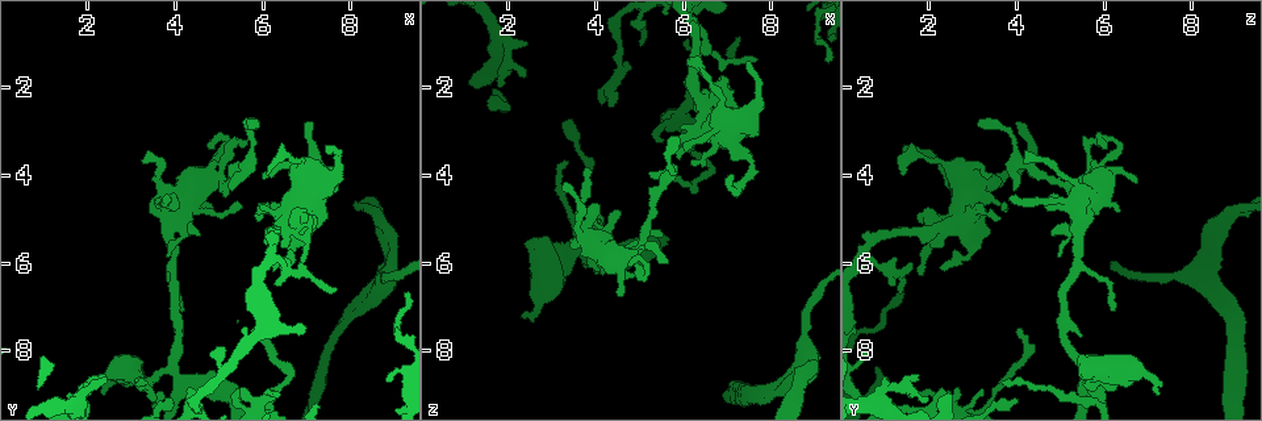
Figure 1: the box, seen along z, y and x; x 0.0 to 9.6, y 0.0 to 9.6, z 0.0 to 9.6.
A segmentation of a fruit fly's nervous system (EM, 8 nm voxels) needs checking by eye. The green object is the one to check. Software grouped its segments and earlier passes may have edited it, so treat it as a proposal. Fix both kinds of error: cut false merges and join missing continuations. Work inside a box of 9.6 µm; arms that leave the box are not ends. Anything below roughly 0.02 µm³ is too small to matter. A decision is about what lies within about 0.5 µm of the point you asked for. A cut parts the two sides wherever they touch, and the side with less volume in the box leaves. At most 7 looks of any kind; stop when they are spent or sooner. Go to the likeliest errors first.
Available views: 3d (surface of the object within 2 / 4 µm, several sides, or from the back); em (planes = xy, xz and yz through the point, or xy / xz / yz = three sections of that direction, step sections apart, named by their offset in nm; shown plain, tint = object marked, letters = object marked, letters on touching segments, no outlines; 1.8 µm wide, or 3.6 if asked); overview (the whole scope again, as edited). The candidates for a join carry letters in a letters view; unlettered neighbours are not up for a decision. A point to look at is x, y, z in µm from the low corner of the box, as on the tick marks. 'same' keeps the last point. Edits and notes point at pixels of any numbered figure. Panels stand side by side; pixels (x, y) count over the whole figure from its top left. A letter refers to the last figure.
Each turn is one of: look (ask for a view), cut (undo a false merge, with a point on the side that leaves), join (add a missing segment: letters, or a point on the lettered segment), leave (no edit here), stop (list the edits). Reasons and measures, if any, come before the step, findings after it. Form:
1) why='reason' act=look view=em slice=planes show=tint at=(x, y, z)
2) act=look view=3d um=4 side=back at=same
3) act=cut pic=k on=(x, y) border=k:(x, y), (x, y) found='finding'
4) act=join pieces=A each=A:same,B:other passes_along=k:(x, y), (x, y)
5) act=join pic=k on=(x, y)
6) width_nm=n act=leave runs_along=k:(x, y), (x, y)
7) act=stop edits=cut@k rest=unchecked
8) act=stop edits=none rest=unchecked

why='thick turns thin' act=look view=em um=3.6 slice=planes show=tint at=(3.05, 8.50, 6.25)

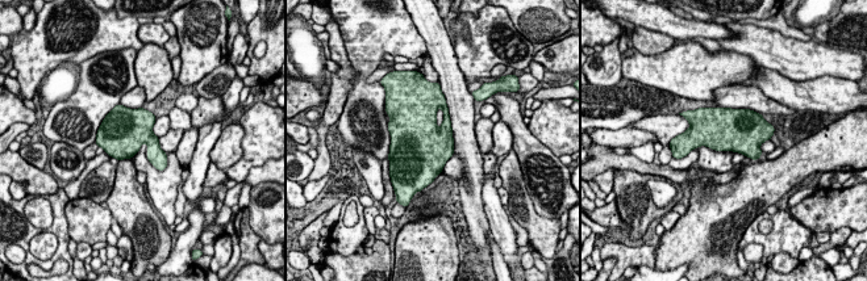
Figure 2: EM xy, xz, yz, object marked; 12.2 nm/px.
why='see the neighbours' act=look view=em um=3.6 slice=planes show=letters at=same

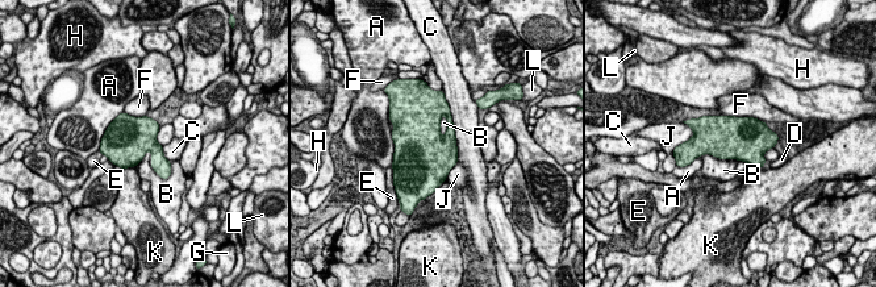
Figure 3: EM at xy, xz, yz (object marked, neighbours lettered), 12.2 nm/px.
act=leave each=A:other,B:other,C:other,D:other,E:other,F:other,G:other,H:other,J:other,K:other,L:other found='one cell here'

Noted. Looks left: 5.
why='an open end' act=look view=3d um=2 at=(2.45, 8.55, 1.00)

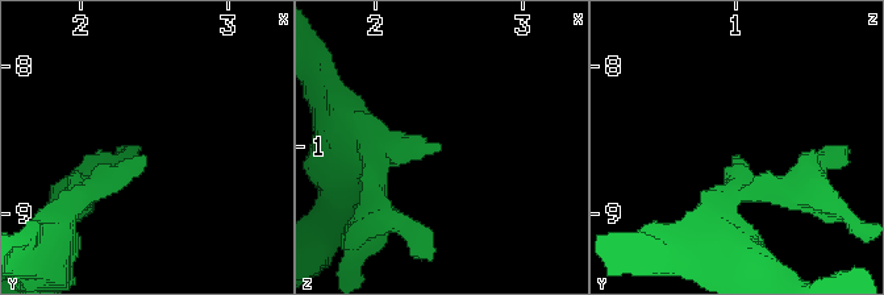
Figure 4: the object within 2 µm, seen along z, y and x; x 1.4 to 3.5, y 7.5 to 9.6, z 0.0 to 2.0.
act=look view=em slice=xz step=16 show=tint at=(2.44, 8.60, 1.04)

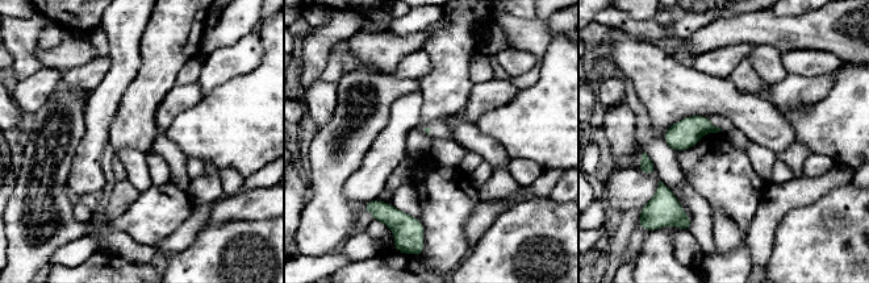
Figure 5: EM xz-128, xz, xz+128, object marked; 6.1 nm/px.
act=look view=em slice=planes show=letters at=same

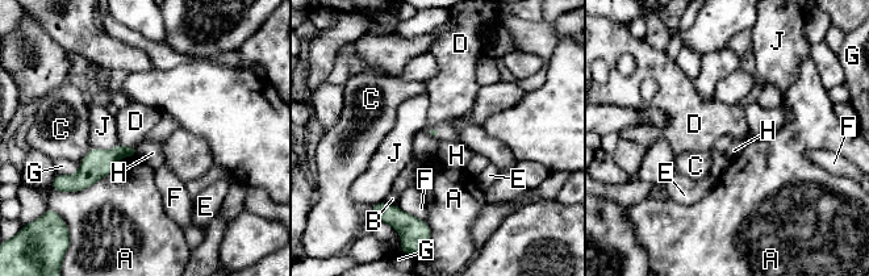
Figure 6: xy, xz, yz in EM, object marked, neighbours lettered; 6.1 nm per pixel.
act=leave each=A:other,B:other,C:other,D:other,E:other,F:other,G:other,H:other,J:other border=6:(118, 143), (136, 146) found='none of them fits'

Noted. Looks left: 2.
why='sudden change in width' act=look view=em slice=yz step=4 show=tint at=(7.05, 5.10, 2.15)

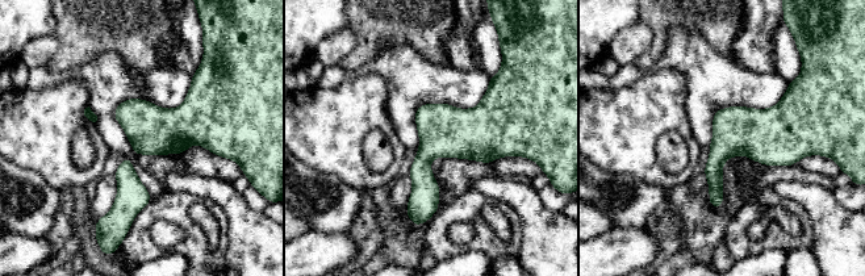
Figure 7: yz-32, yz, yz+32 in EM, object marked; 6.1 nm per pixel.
why='cut it another way' act=look view=em slice=planes show=letters at=same

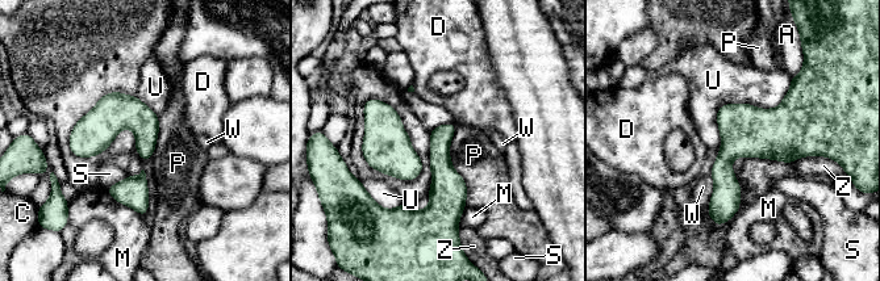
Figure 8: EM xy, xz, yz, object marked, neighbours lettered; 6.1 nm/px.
act=leave each=A:other,C:other,D:other,M:other,P:other,S:other,U:other,W:other,Z:other border=8:(791, 78), (718, 151) found='all the same cell'

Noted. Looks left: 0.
act=stop edits=none rest=unchecked

